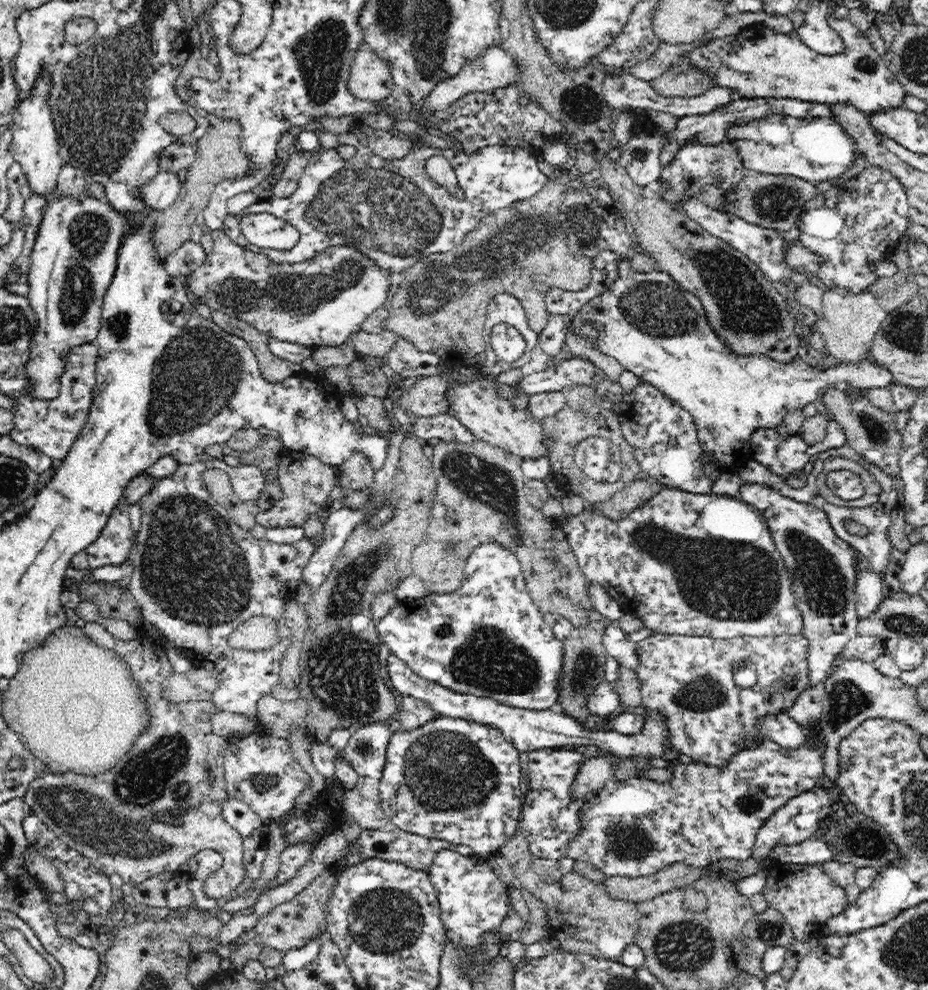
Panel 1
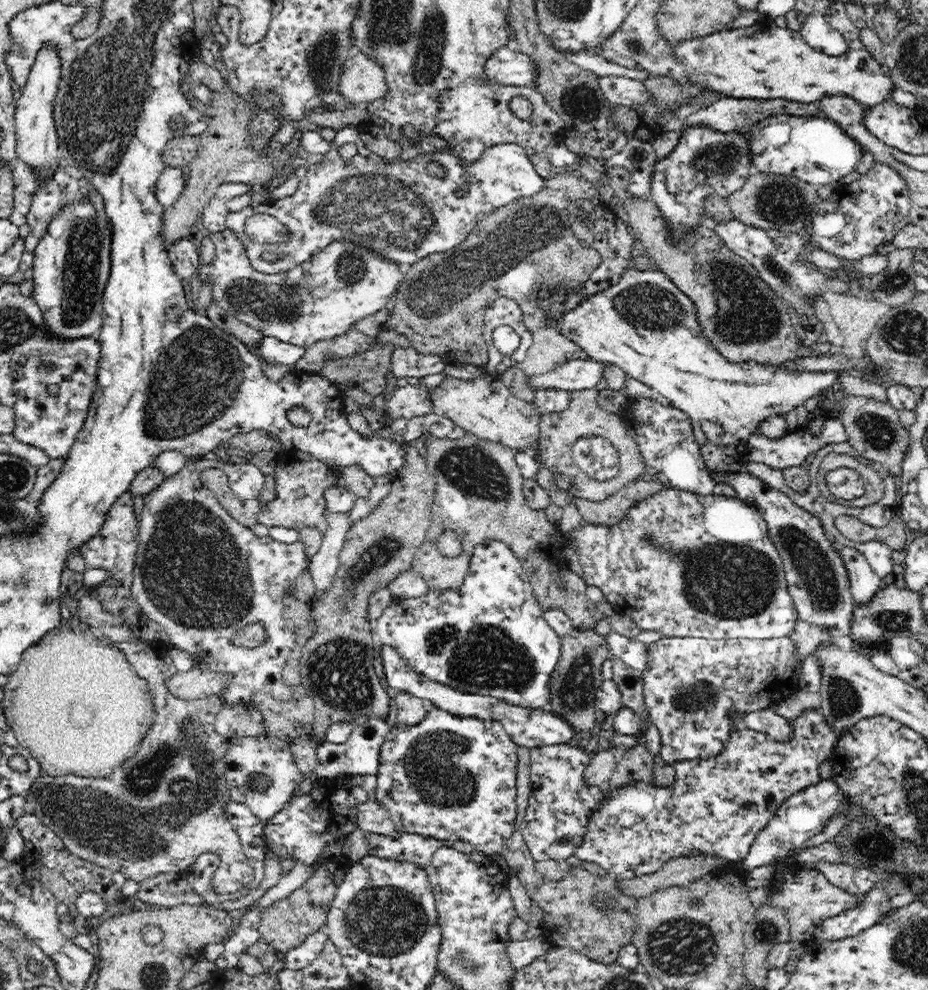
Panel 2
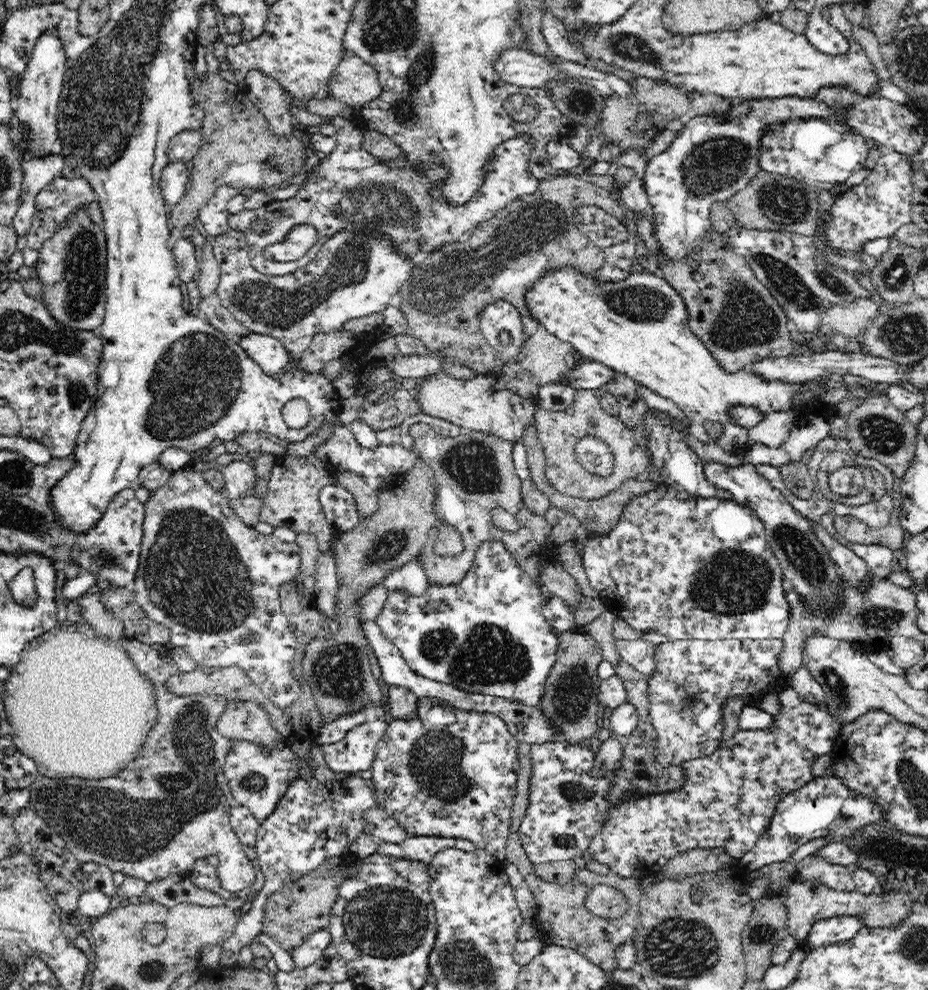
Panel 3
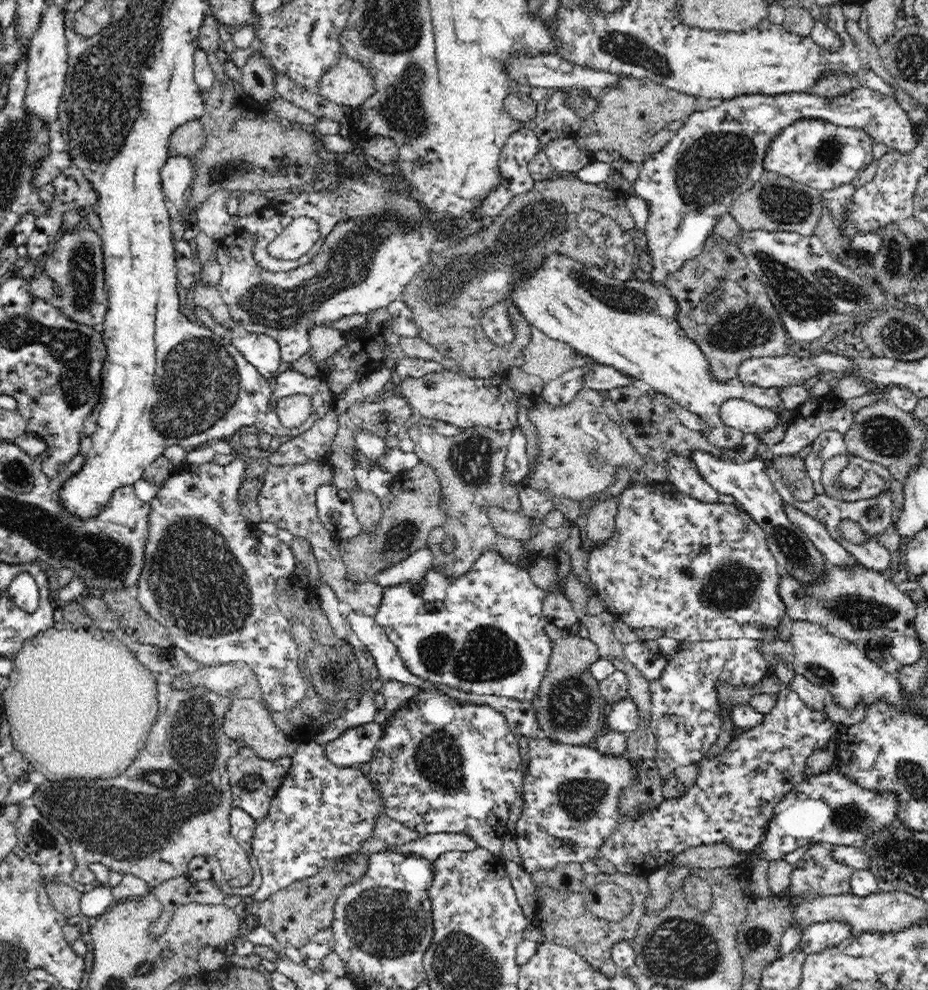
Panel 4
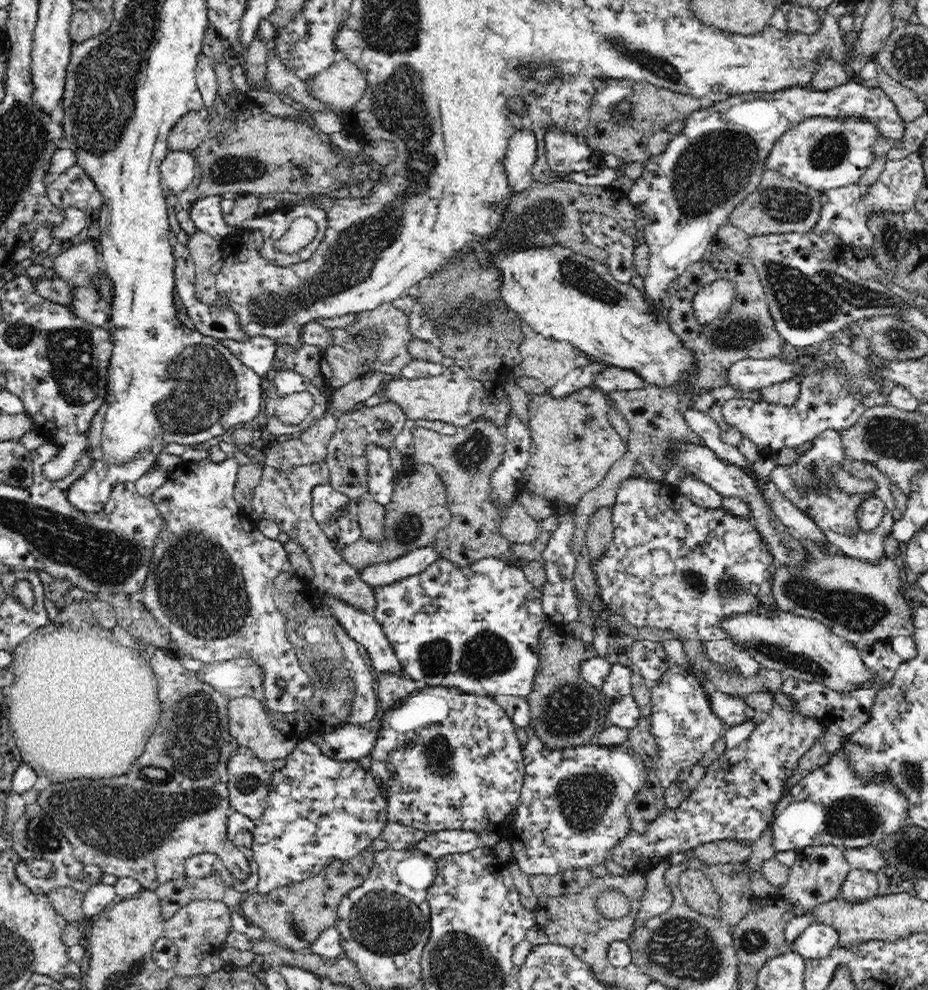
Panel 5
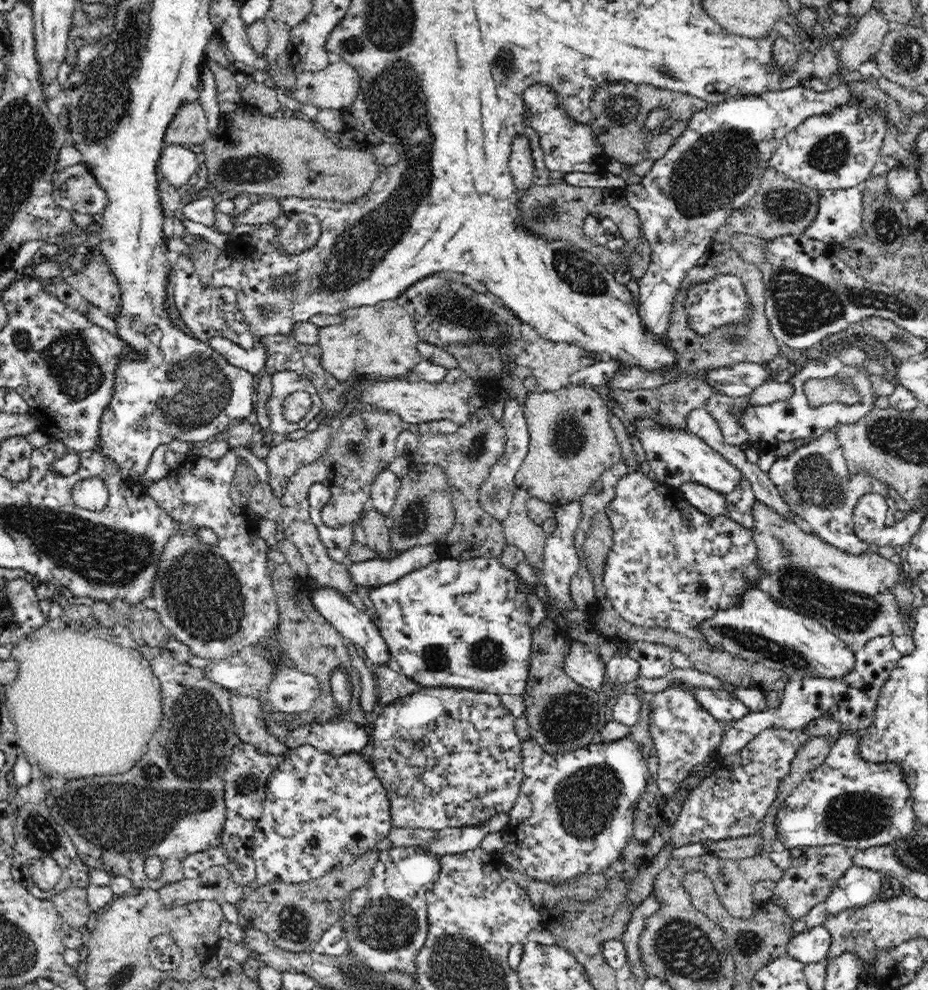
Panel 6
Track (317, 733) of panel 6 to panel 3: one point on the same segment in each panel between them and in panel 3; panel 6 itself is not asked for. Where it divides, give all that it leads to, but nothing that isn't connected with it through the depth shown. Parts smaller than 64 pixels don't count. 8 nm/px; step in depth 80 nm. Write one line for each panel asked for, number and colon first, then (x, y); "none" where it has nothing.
3: (357, 753)
4: (355, 747)
5: (349, 744)

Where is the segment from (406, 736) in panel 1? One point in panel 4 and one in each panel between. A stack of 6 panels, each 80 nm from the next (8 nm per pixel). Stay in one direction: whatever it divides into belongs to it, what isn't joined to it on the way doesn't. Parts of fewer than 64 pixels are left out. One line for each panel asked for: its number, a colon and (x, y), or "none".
2: (450, 778)
3: (450, 774)
4: (440, 768)

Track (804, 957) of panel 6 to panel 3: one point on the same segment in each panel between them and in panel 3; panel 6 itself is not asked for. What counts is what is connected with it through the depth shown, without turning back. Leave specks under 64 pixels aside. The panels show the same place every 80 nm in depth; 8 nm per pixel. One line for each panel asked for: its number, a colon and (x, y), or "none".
3: (835, 929)
4: (825, 934)
5: (817, 940)

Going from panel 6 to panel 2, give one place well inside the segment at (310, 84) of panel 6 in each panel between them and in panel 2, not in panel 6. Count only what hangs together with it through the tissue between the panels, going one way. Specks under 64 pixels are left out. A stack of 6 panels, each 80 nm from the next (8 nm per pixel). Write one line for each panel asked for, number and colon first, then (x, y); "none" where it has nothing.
2: (364, 80)
3: (356, 82)
4: (350, 83)
5: (343, 85)

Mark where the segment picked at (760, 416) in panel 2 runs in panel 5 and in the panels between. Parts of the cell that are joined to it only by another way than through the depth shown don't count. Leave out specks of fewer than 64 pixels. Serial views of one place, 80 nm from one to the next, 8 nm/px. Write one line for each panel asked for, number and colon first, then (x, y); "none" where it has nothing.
3: (640, 326)
4: (634, 326)
5: (564, 296)

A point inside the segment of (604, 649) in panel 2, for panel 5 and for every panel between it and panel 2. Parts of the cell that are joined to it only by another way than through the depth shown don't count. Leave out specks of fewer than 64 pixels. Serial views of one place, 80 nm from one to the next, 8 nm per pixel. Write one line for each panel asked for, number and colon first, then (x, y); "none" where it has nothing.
3: (570, 700)
4: (568, 704)
5: (564, 705)

